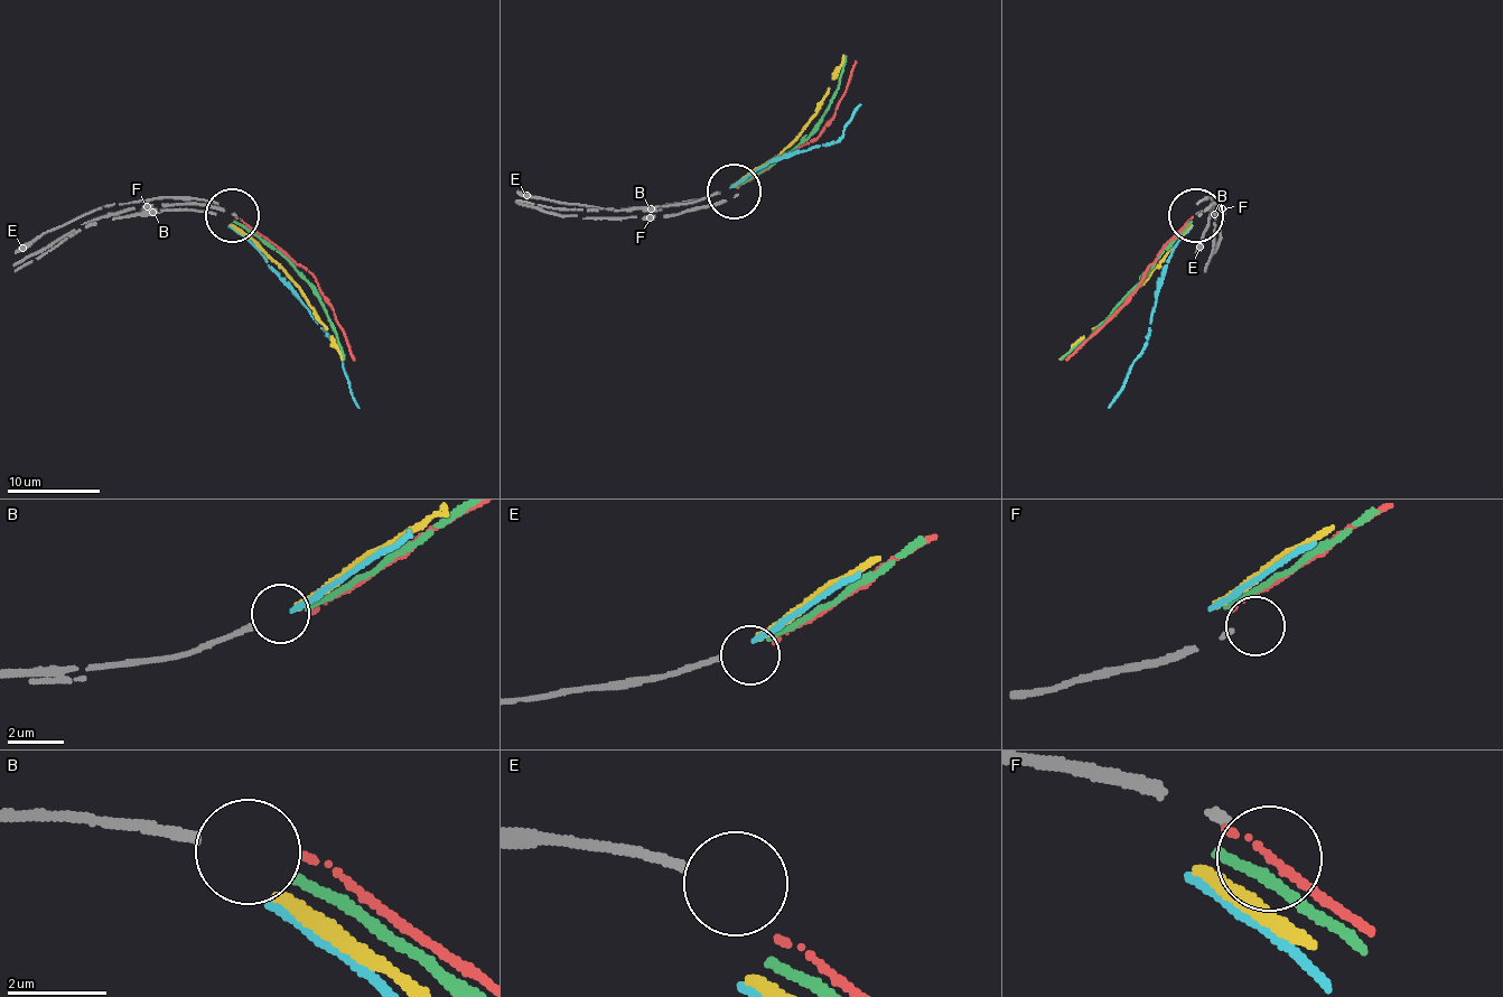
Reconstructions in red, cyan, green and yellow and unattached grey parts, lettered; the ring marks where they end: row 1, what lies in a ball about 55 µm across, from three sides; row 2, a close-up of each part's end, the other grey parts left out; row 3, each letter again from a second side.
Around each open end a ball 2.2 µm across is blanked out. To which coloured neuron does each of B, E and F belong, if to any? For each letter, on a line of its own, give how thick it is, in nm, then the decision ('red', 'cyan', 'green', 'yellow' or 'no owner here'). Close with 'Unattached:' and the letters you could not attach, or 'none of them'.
B: 200 nm | no owner here
E: 180 nm | no owner here
F: 170 nm | no owner here
Unattached: B, E, F

